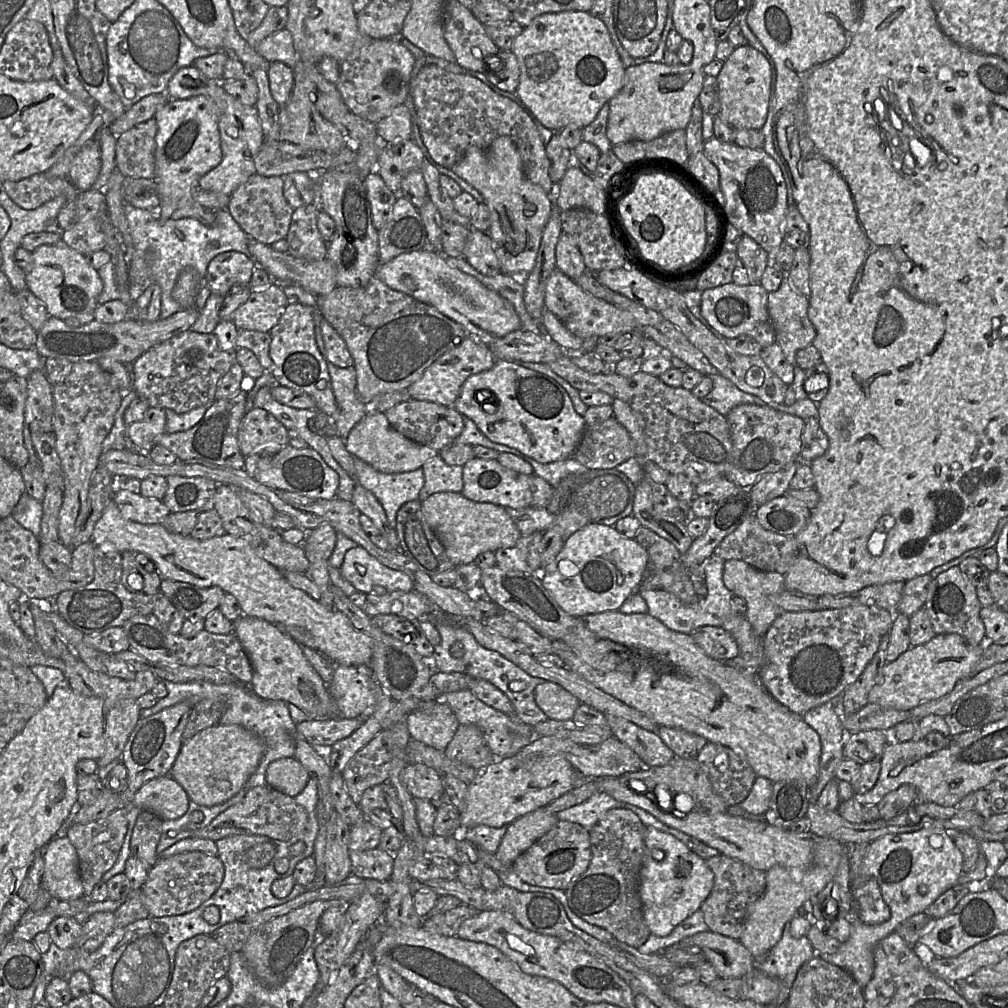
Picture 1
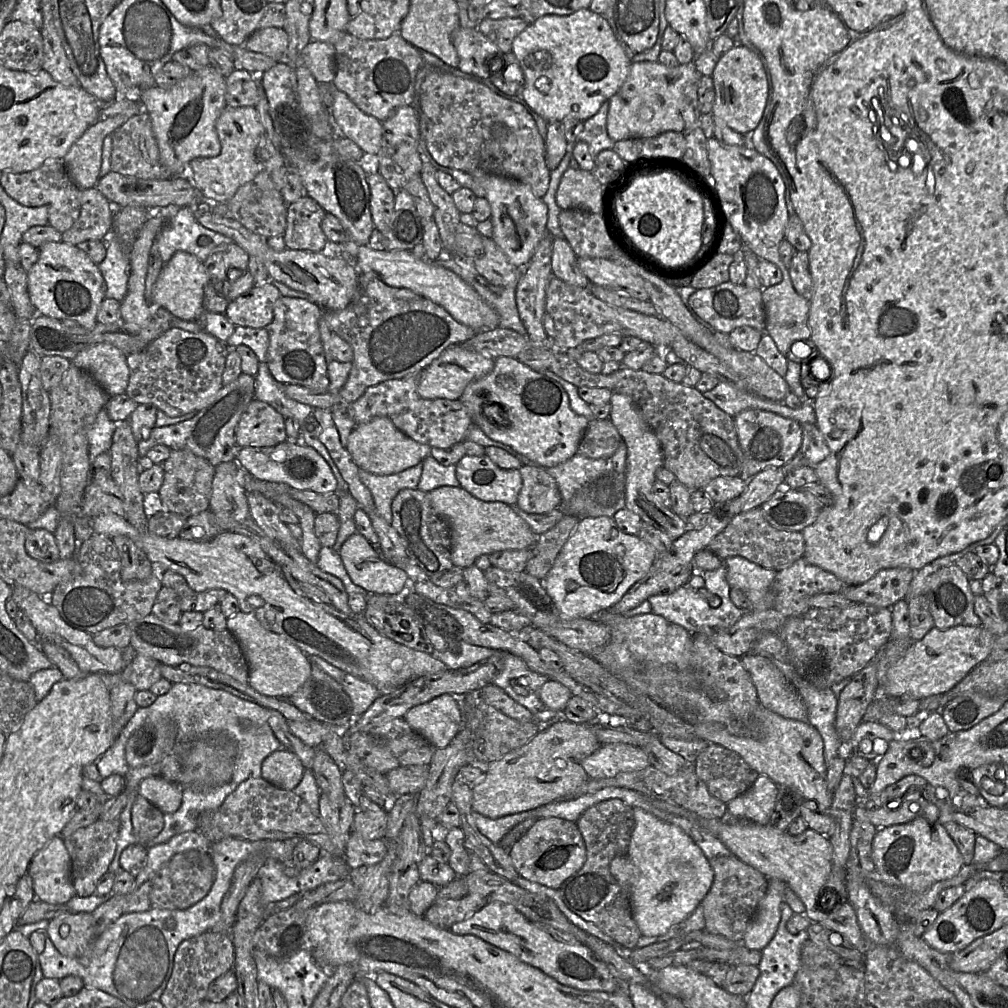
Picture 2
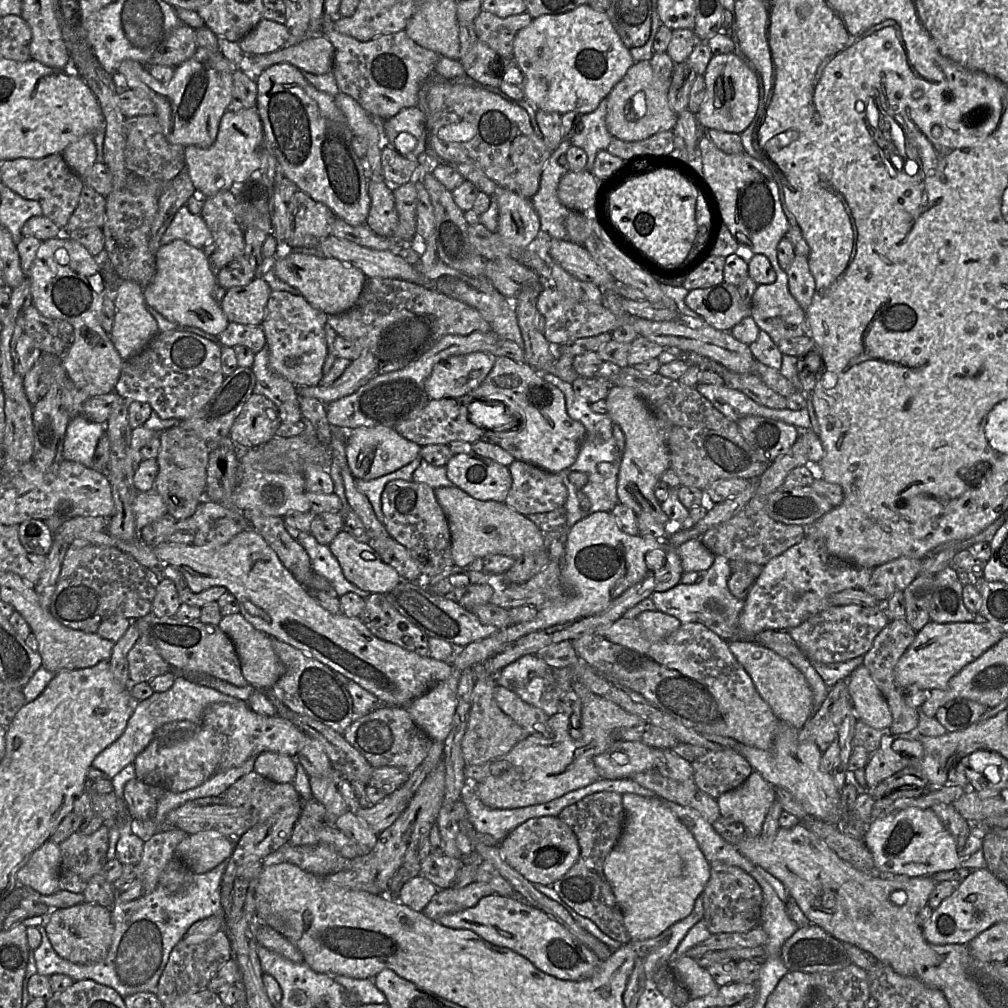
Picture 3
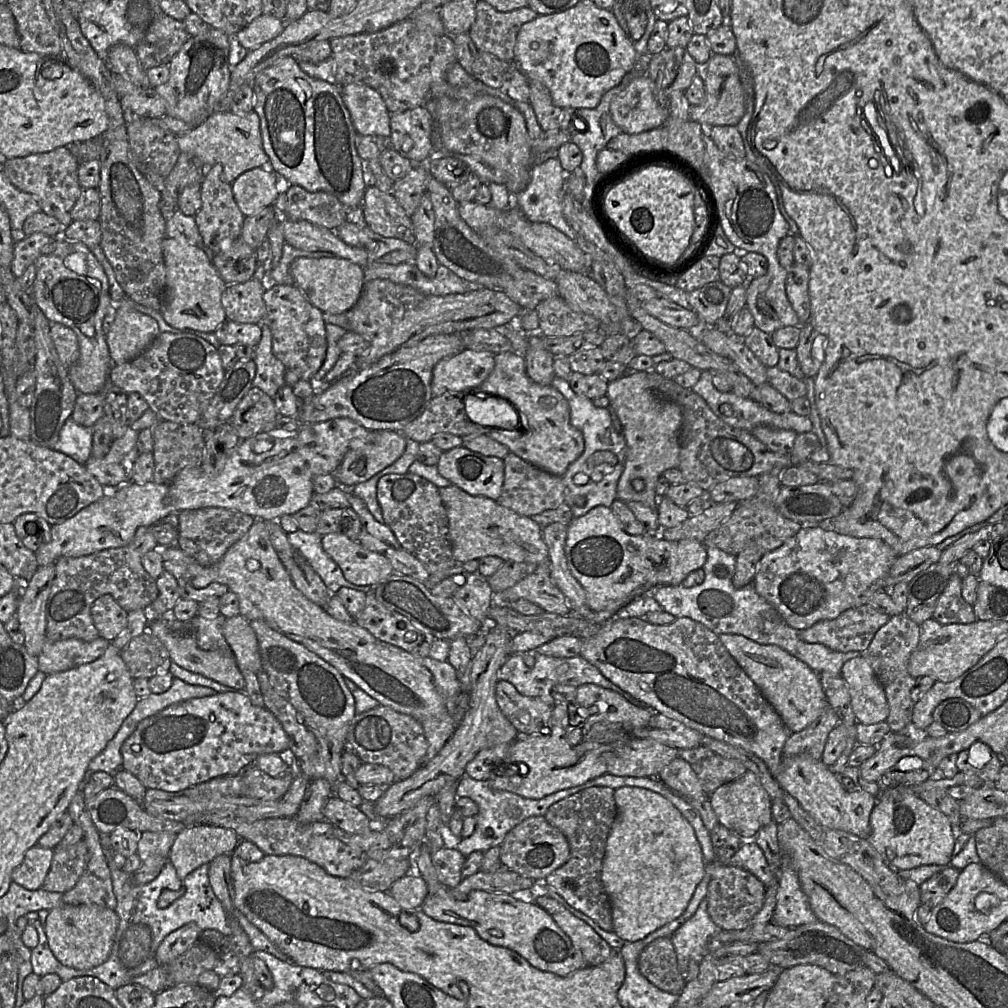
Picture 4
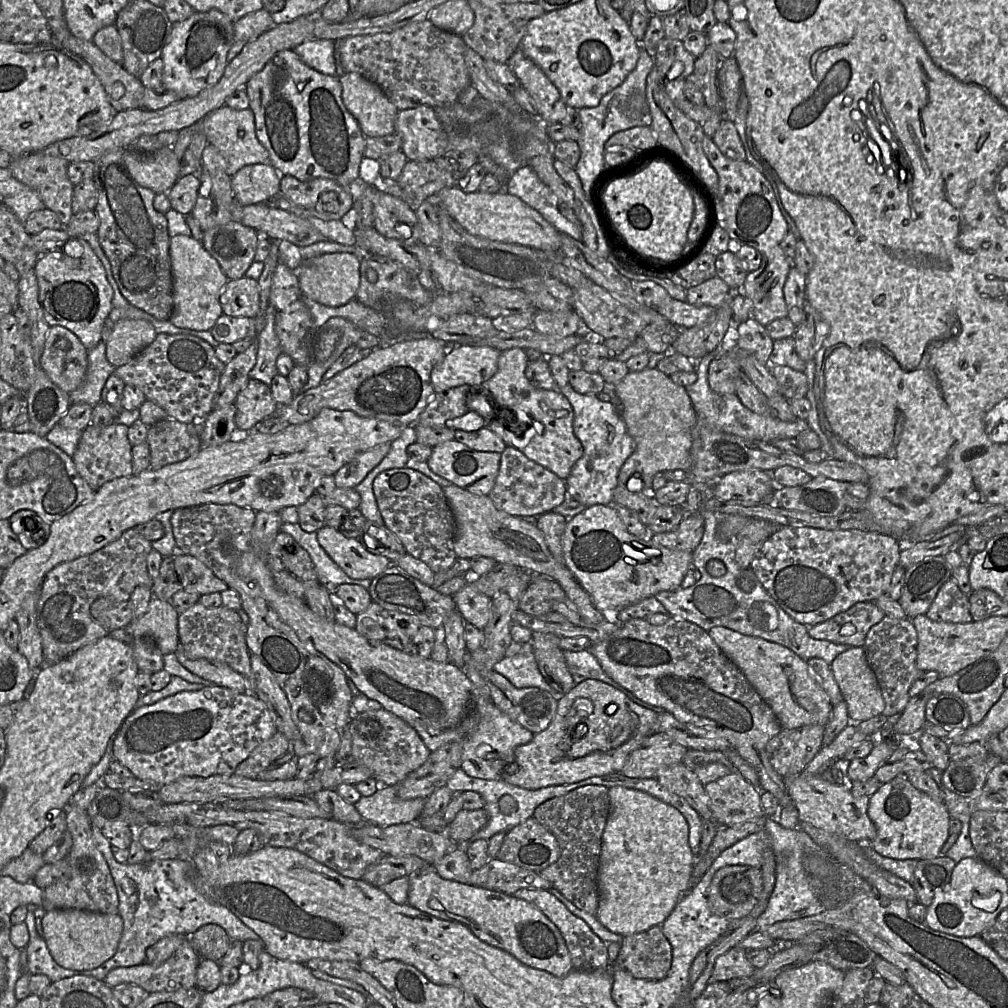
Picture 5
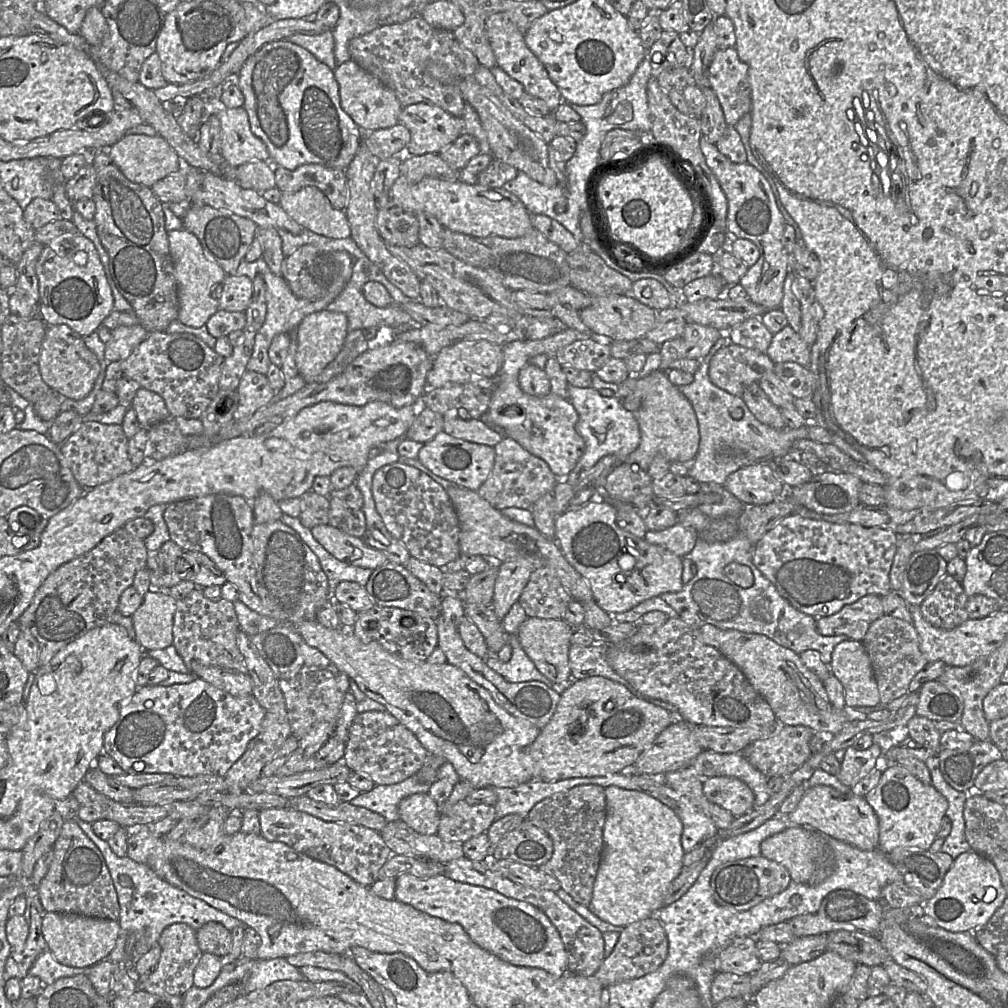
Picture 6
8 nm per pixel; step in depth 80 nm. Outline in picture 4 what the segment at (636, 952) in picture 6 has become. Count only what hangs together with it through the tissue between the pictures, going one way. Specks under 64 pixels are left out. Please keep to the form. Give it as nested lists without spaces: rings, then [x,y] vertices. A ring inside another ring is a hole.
[[[661,937],[648,944],[638,957],[641,974],[662,991],[679,995],[686,978],[677,966],[674,946],[670,938]]]

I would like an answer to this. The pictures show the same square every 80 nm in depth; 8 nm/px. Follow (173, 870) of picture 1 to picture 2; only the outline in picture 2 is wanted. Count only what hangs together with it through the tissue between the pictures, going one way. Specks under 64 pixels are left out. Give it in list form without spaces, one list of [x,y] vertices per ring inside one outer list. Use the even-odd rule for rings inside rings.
[[[190,850],[175,854],[162,865],[155,875],[150,891],[153,908],[184,910],[200,900],[210,891],[215,880],[215,865],[207,851]]]

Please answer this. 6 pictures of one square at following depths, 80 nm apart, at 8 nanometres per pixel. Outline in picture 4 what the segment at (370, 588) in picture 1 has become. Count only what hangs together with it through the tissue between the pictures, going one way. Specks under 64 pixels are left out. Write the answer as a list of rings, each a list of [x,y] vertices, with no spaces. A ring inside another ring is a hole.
[[[333,532],[322,536],[325,552],[338,564],[346,580],[359,586],[375,586],[394,572],[389,559],[365,548],[345,533]]]

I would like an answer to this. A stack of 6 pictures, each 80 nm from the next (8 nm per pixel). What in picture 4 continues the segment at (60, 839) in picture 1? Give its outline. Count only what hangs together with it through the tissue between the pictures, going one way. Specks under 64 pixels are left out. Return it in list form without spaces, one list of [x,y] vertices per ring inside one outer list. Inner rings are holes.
[[[38,845],[29,848],[22,863],[12,871],[12,880],[28,890],[41,889],[53,856],[53,849]]]

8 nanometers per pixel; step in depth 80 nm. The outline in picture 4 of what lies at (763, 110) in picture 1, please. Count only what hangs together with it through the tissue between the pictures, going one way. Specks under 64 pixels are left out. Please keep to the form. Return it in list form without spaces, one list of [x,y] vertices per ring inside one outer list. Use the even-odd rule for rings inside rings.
[[[712,54],[701,75],[705,85],[703,103],[690,107],[690,120],[705,127],[737,126],[745,113],[745,93],[739,76],[739,68],[732,55]]]

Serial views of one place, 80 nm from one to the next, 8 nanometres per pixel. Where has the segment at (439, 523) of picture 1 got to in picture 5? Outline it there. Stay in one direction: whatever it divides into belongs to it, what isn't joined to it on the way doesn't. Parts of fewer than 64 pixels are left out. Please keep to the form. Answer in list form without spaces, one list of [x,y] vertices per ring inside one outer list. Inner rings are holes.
[[[454,484],[444,487],[446,500],[456,522],[454,550],[459,558],[489,557],[496,563],[505,563],[545,575],[564,587],[573,587],[576,578],[564,562],[551,554],[543,533],[535,523],[498,509],[489,496],[476,495]]]

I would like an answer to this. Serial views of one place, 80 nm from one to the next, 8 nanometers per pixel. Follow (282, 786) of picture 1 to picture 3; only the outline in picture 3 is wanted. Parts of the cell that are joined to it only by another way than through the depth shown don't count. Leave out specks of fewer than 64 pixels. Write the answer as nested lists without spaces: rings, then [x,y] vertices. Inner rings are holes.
[[[277,752],[257,755],[254,770],[277,783],[293,783],[297,772],[297,760],[293,756]]]

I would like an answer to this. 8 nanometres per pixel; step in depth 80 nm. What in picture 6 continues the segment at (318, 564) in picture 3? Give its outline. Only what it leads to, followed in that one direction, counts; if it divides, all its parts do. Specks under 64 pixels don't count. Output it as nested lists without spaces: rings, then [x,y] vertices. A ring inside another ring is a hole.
[[[283,513],[281,520],[295,530],[317,556],[320,566],[327,576],[332,597],[337,585],[342,581],[357,582],[365,587],[372,572],[371,569],[350,565],[335,558],[315,539],[311,529],[302,525],[299,517],[292,517]]]

